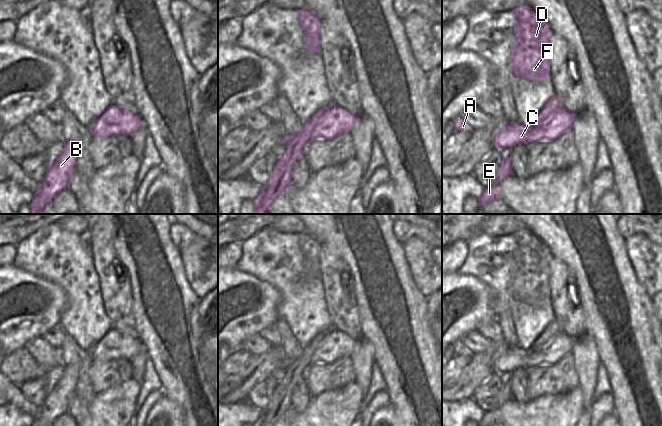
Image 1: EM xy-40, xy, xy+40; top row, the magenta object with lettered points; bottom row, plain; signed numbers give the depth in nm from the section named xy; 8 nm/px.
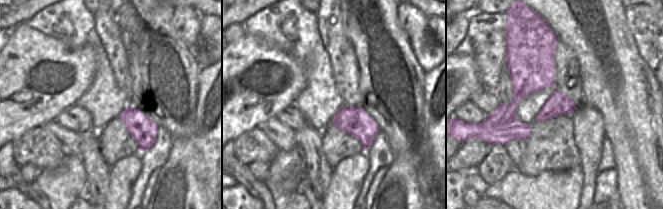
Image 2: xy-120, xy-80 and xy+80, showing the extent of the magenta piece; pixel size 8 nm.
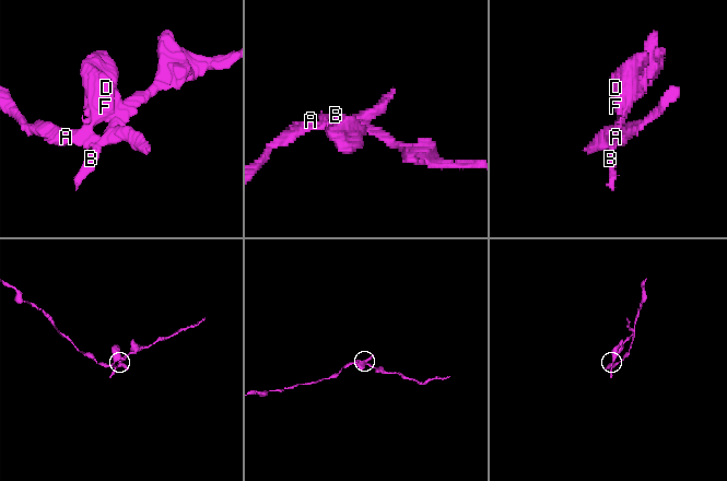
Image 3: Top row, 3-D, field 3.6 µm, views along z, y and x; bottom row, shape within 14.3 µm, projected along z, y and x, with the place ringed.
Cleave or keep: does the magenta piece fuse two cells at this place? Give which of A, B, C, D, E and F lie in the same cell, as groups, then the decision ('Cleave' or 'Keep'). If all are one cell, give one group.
Groups: A C / B D E F. Cleave

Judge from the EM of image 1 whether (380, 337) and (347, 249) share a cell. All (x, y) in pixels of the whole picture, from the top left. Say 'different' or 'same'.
same

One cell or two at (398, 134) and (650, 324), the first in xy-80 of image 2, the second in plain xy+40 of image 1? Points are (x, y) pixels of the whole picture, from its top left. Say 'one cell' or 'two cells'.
one cell

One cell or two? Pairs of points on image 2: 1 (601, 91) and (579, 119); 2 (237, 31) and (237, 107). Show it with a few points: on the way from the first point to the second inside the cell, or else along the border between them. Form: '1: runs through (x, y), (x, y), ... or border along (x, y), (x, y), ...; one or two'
1: border along (586, 102), (601, 114), (603, 125); two
2: border along (245, 32), (232, 42); two

